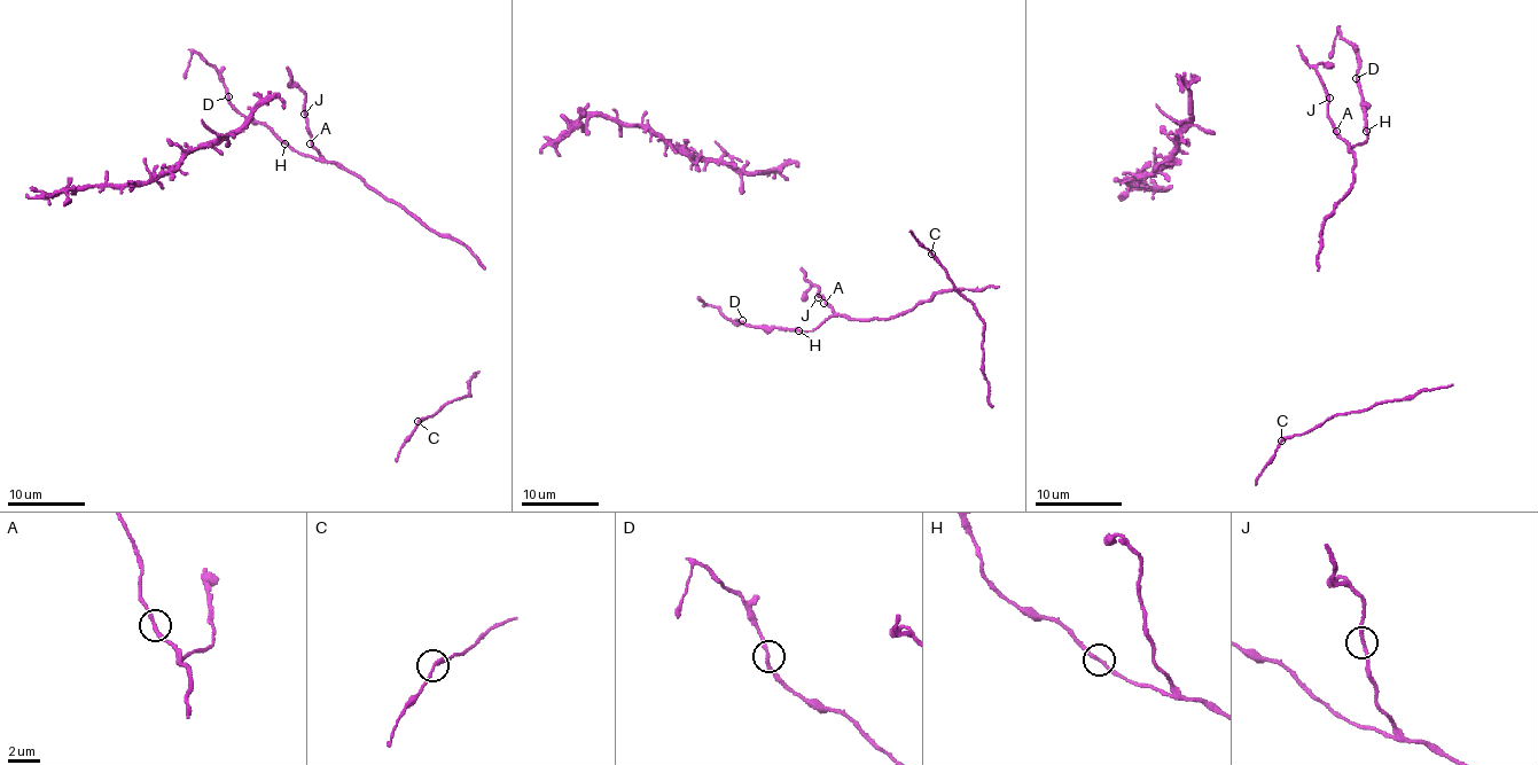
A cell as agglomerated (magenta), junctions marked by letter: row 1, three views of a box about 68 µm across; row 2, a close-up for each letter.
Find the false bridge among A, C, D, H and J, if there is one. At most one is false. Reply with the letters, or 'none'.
none

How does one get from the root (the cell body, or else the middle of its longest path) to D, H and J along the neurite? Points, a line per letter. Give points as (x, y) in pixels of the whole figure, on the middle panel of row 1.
D: (832, 309), (834, 313), (811, 330), (756, 328), (742, 320)
H: (832, 309), (834, 313), (818, 326), (798, 330)
J: (832, 309), (818, 297)

